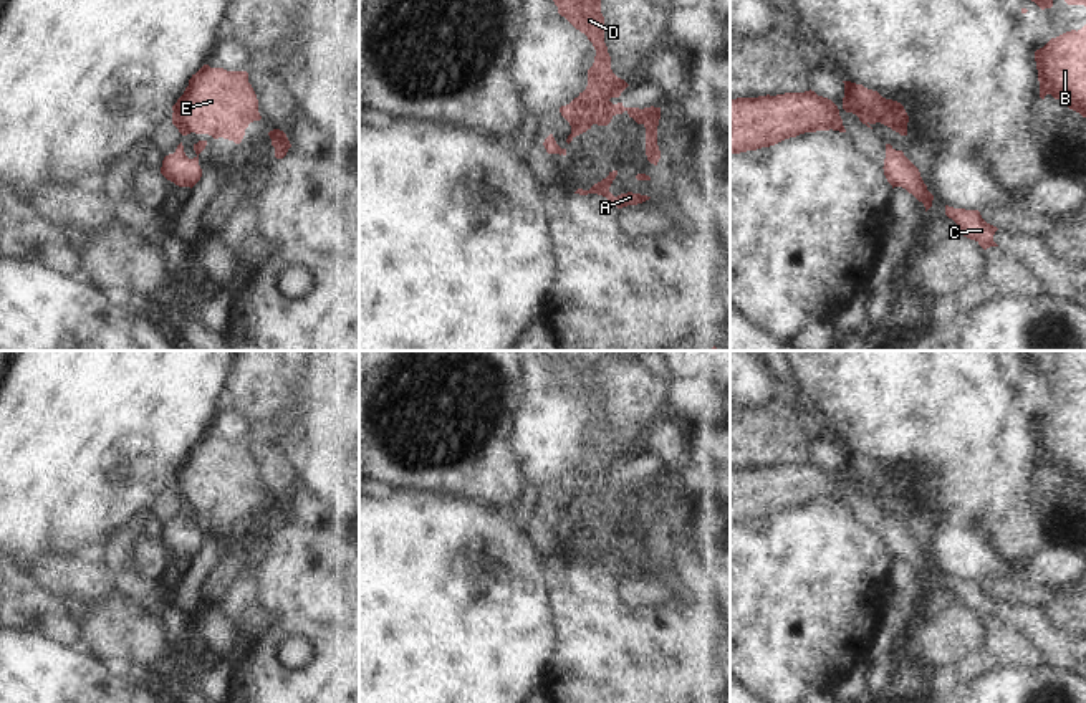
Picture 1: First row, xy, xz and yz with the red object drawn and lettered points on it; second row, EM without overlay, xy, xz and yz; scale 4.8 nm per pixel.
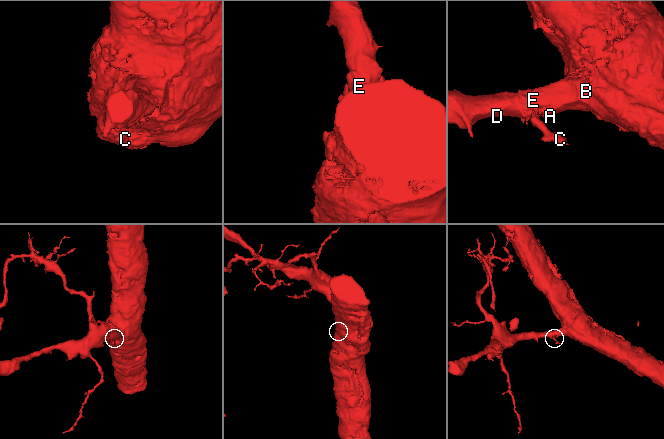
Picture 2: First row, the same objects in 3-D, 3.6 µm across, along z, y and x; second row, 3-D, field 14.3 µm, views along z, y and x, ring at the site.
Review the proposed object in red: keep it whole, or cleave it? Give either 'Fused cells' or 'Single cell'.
Fused cells

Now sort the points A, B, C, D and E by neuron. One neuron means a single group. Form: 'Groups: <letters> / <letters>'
Groups: A B D E / C

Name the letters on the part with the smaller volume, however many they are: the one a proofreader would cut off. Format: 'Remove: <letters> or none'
Remove: C

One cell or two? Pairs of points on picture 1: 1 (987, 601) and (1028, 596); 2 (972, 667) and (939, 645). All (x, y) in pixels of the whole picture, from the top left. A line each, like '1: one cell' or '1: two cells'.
1: two cells
2: two cells

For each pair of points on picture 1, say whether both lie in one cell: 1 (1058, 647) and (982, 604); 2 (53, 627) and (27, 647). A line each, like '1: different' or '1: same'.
1: same
2: different

